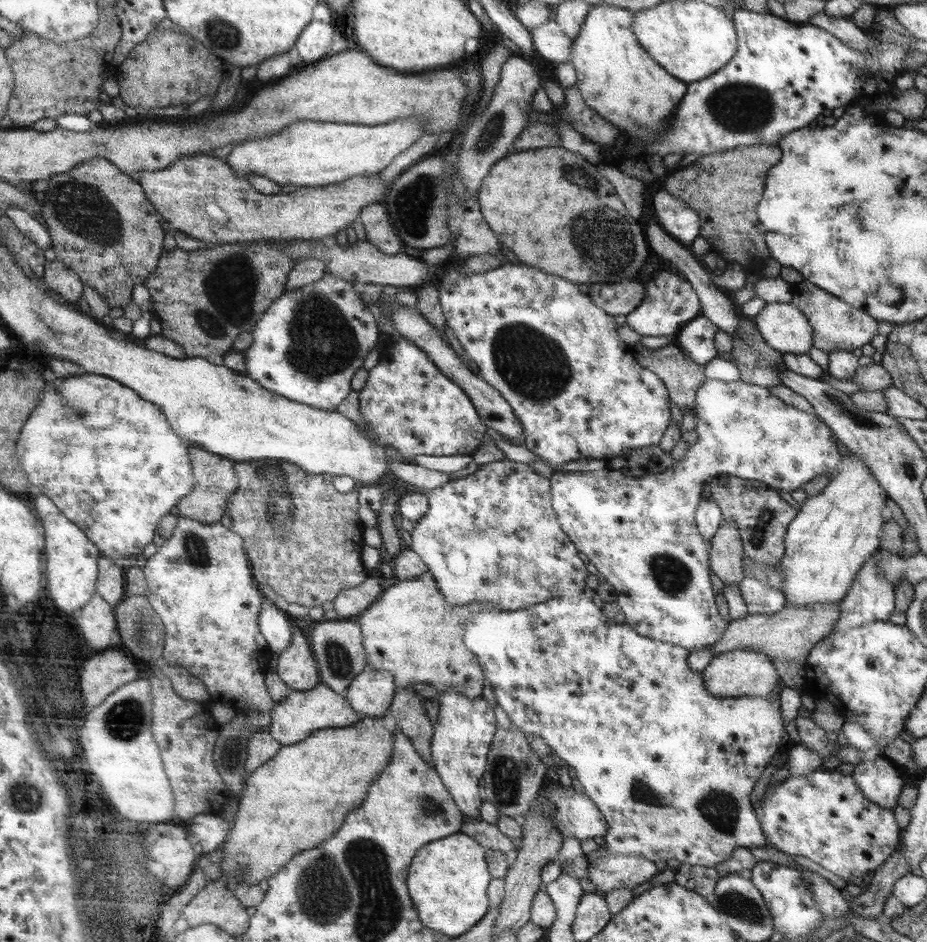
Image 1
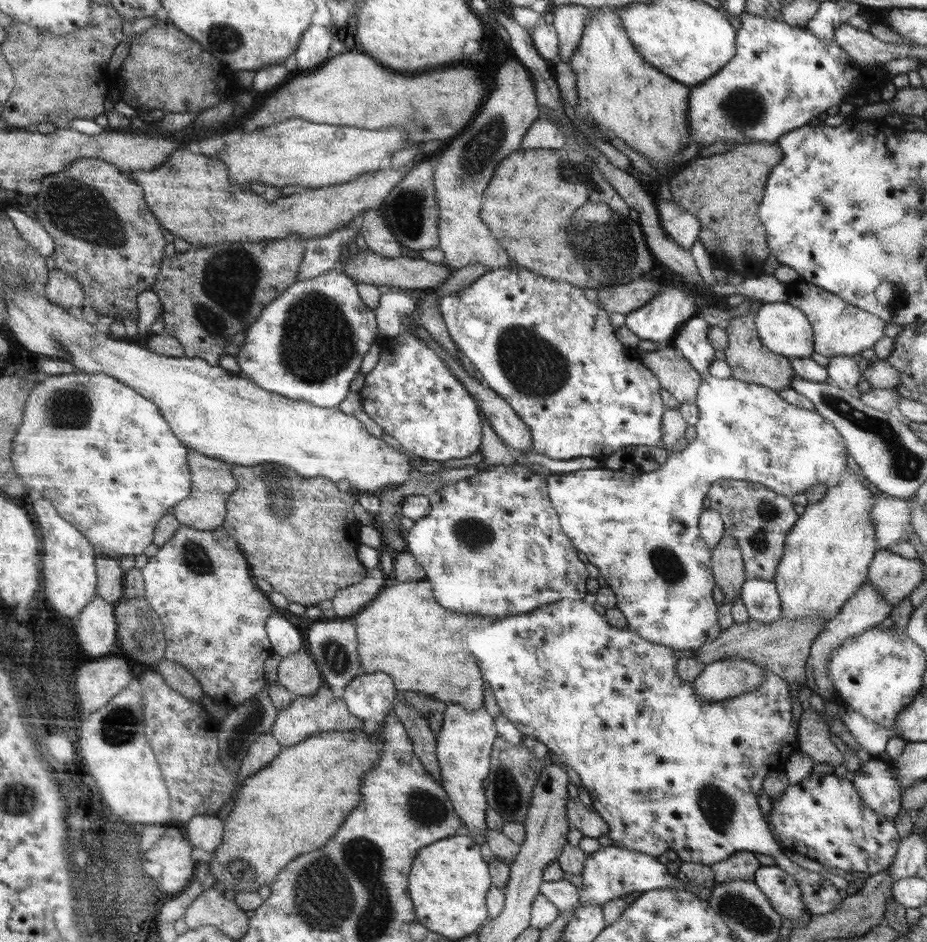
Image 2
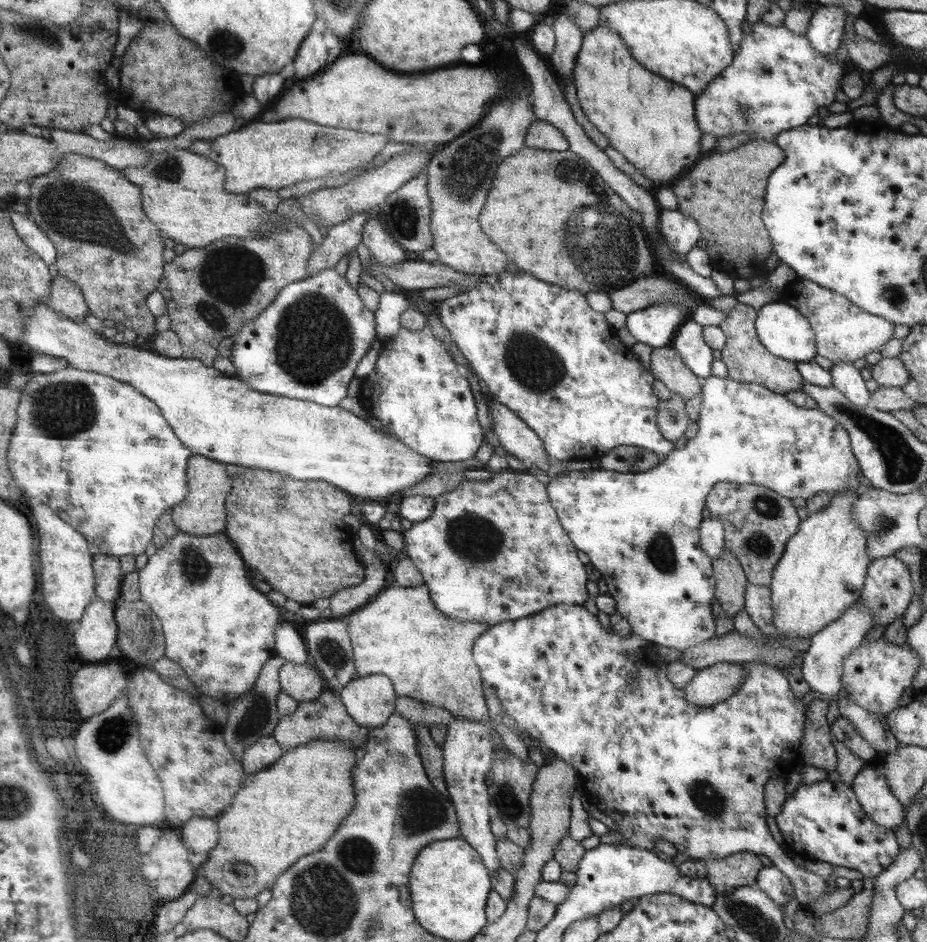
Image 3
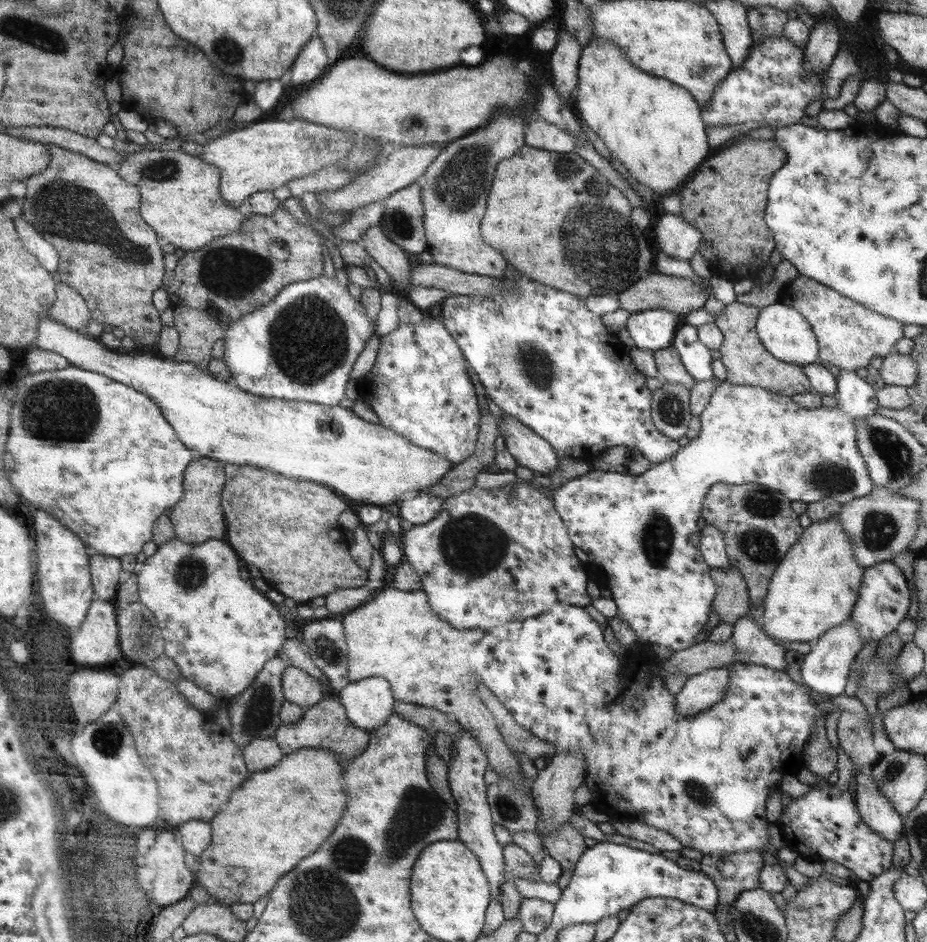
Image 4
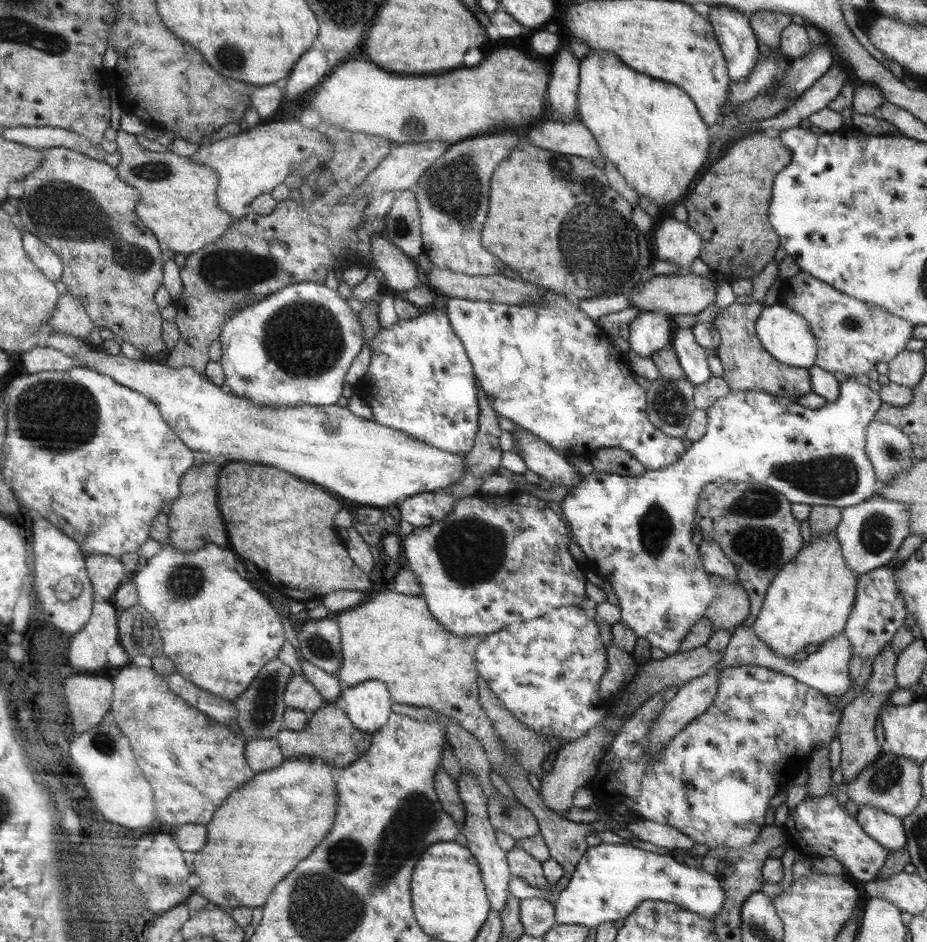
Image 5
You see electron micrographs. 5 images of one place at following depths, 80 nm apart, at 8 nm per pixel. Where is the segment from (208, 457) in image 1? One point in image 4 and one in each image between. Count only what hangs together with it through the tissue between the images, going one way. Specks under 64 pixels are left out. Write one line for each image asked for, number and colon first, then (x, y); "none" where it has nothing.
2: (214, 482)
3: (205, 512)
4: (197, 517)

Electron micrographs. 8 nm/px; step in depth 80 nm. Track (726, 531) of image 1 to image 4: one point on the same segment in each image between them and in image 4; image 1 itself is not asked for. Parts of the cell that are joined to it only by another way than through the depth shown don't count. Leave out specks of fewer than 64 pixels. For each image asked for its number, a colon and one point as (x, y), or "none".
2: (727, 559)
3: (731, 580)
4: (733, 601)

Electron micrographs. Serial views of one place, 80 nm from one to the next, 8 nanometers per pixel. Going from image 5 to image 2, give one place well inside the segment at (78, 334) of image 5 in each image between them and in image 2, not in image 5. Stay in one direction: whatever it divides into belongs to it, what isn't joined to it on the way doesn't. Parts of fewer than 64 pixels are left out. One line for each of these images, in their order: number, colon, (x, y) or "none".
2: (62, 288)
3: (67, 298)
4: (70, 307)

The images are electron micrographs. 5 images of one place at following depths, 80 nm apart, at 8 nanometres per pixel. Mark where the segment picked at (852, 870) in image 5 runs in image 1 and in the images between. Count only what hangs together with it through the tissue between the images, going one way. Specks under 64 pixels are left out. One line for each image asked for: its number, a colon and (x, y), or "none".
1: (823, 816)
2: (823, 818)
3: (823, 821)
4: (824, 824)

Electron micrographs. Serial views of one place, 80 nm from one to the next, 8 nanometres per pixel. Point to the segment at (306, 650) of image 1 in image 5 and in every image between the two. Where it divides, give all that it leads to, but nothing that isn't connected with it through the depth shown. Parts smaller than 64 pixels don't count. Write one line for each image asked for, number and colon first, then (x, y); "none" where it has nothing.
2: (298, 672)
3: (299, 680)
4: (300, 687)
5: (300, 693)

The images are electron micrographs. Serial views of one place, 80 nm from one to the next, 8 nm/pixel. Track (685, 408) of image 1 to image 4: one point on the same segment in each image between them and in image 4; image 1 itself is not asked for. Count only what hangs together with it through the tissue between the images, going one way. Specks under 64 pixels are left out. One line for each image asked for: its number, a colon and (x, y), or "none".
2: (676, 373)
3: (668, 366)
4: (672, 370)

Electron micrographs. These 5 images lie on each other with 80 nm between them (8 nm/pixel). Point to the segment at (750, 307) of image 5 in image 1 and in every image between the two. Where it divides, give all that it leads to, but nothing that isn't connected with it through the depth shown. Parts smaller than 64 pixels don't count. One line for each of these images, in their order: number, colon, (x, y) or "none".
1: (758, 363)
2: (751, 361)
3: (747, 359)
4: (748, 362)

